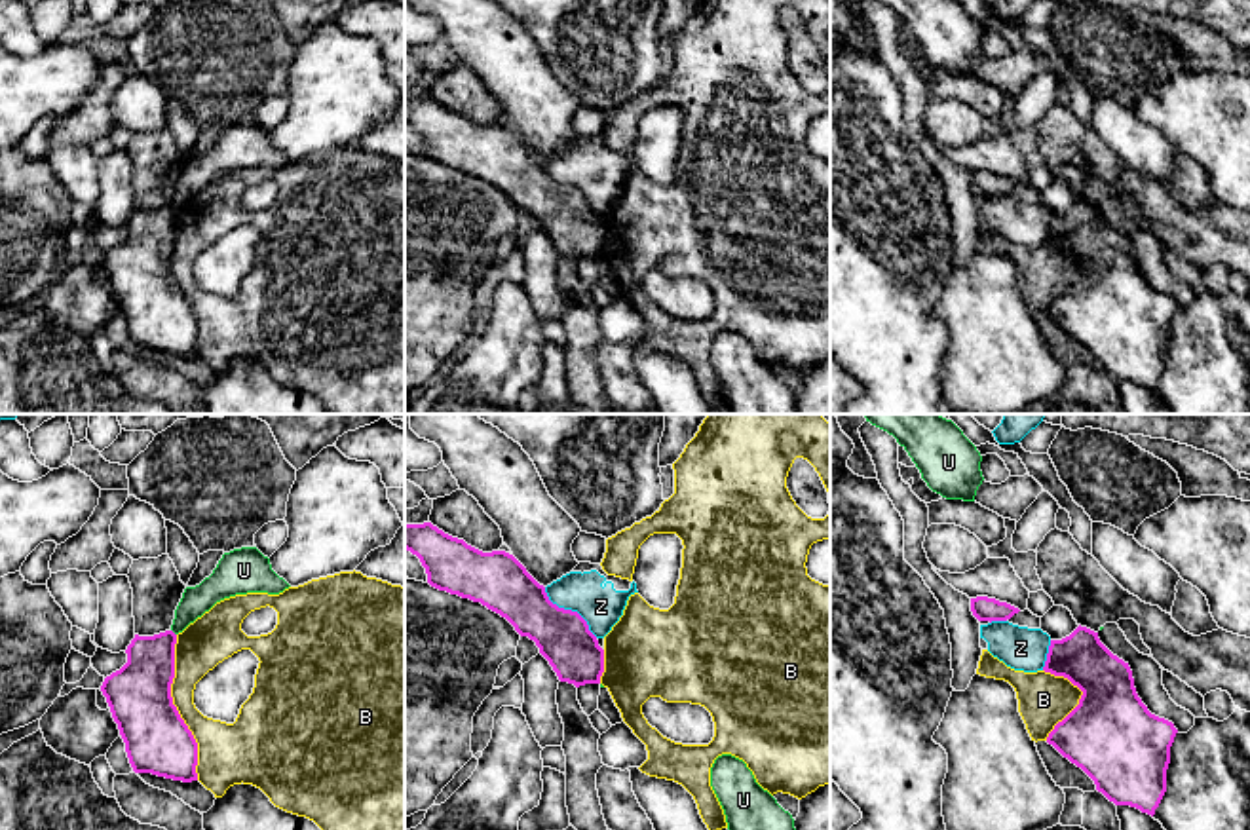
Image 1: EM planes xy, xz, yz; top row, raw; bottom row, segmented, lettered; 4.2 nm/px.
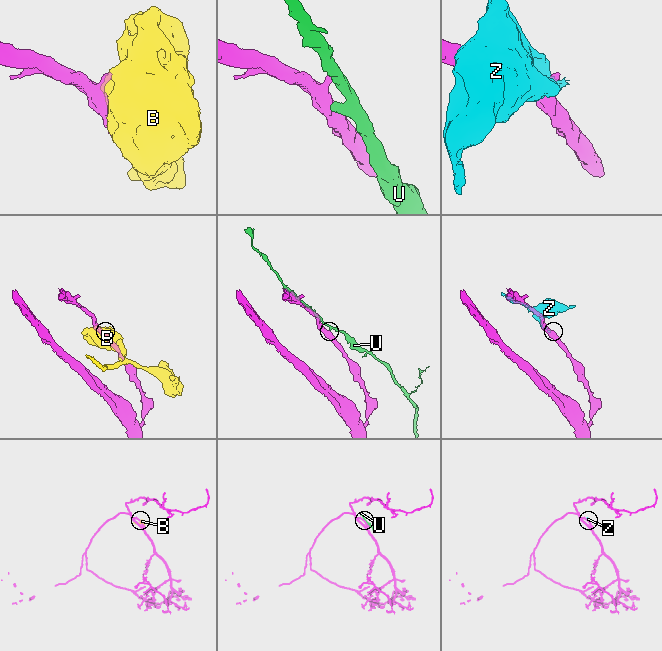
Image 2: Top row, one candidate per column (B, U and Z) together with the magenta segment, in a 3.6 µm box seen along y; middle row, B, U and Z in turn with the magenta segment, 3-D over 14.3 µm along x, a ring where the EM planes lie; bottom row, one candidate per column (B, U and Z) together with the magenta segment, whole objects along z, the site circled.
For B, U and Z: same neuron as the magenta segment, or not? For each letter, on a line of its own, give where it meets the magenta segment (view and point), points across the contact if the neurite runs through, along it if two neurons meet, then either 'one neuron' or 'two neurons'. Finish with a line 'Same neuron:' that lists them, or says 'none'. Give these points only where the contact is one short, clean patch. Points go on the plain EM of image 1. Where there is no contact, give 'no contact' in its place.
B: xy (175, 282) | two neurons
U: xy (173, 207) | along xy (171, 204), (175, 209) | two neurons
Z: xz (570, 185) | along xz (544, 162), (553, 177), (574, 185), (597, 211) | two neurons
Same neuron: none

